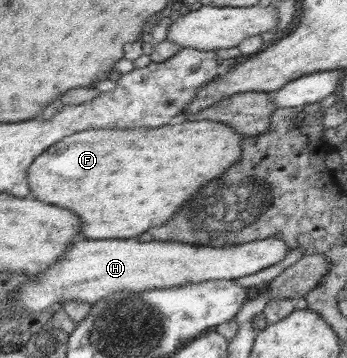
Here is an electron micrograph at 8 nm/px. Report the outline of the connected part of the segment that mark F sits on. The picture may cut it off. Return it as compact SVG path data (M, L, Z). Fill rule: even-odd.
M185 120L178 124L172 122L172 125L164 125L164 127L158 127L158 129L132 129L132 131L128 131L128 129L102 129L101 127L98 129L87 129L86 131L80 131L70 134L68 137L63 137L60 141L54 143L54 145L50 145L50 148L47 148L42 154L38 155L26 171L27 185L30 194L36 197L34 200L44 201L44 203L58 205L58 207L74 211L80 217L80 221L82 221L82 235L86 239L128 239L128 237L136 237L136 235L148 231L150 227L158 227L158 225L164 225L166 221L170 221L170 217L174 215L174 211L180 209L188 199L192 199L192 195L196 195L198 189L204 183L220 177L222 171L226 171L228 167L238 164L242 138L229 125L210 120Z

